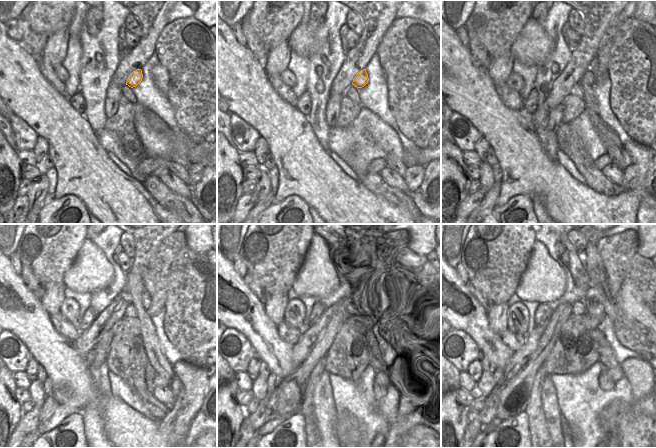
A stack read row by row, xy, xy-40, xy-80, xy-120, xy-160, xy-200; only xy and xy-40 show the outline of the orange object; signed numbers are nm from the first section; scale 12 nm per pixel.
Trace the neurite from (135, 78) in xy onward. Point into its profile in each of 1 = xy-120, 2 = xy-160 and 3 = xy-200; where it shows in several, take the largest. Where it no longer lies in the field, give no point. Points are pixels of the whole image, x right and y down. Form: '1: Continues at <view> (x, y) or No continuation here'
1: Continues at xy-120 (145, 296)
2: Continues at xy-160 (370, 299)
3: Continues at xy-200 (595, 297).

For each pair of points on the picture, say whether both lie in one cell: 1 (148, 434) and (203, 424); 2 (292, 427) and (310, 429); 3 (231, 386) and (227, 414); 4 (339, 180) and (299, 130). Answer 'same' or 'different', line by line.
1: different
2: different
3: same
4: same

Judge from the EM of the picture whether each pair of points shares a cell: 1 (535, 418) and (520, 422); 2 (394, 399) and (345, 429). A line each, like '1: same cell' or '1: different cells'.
1: different cells
2: different cells

